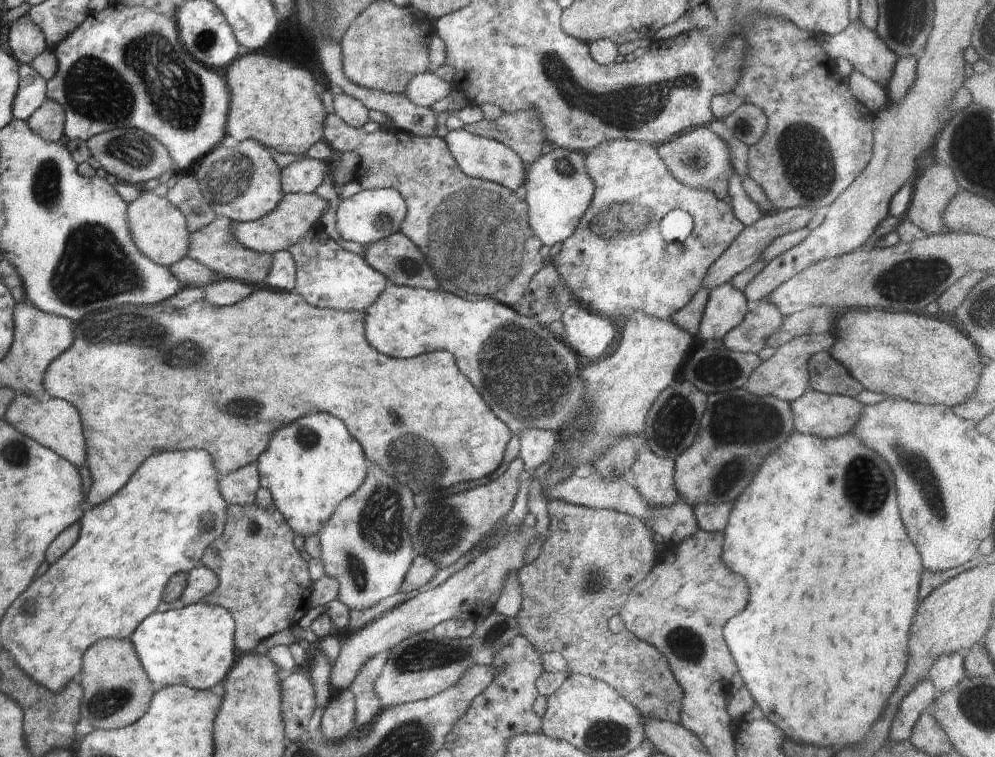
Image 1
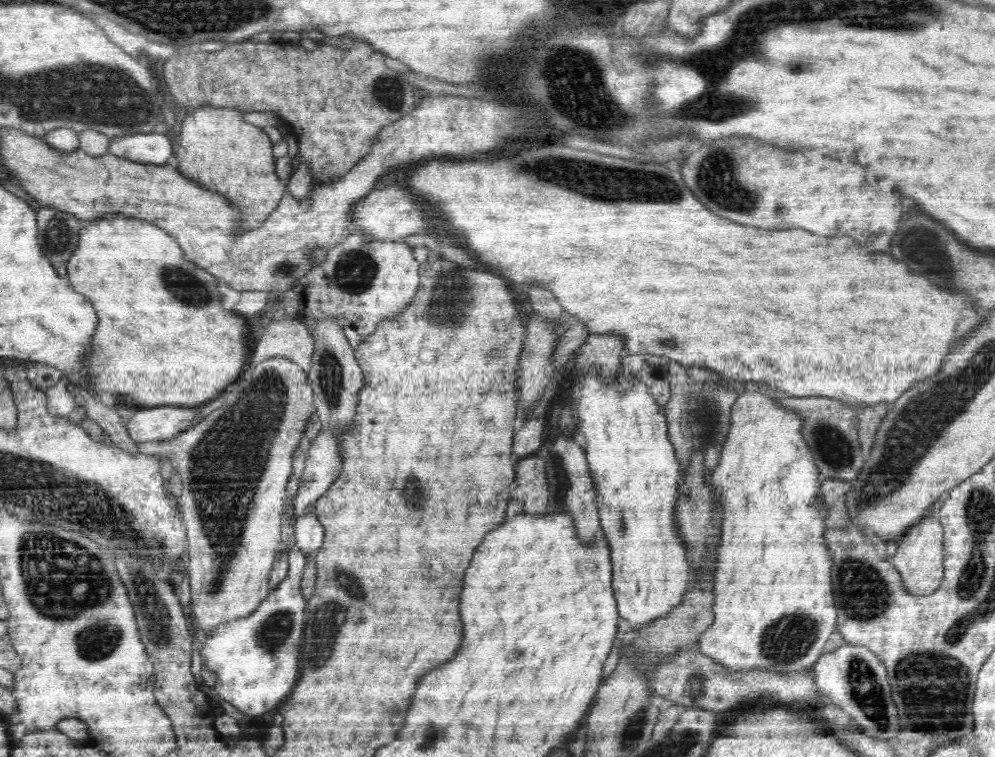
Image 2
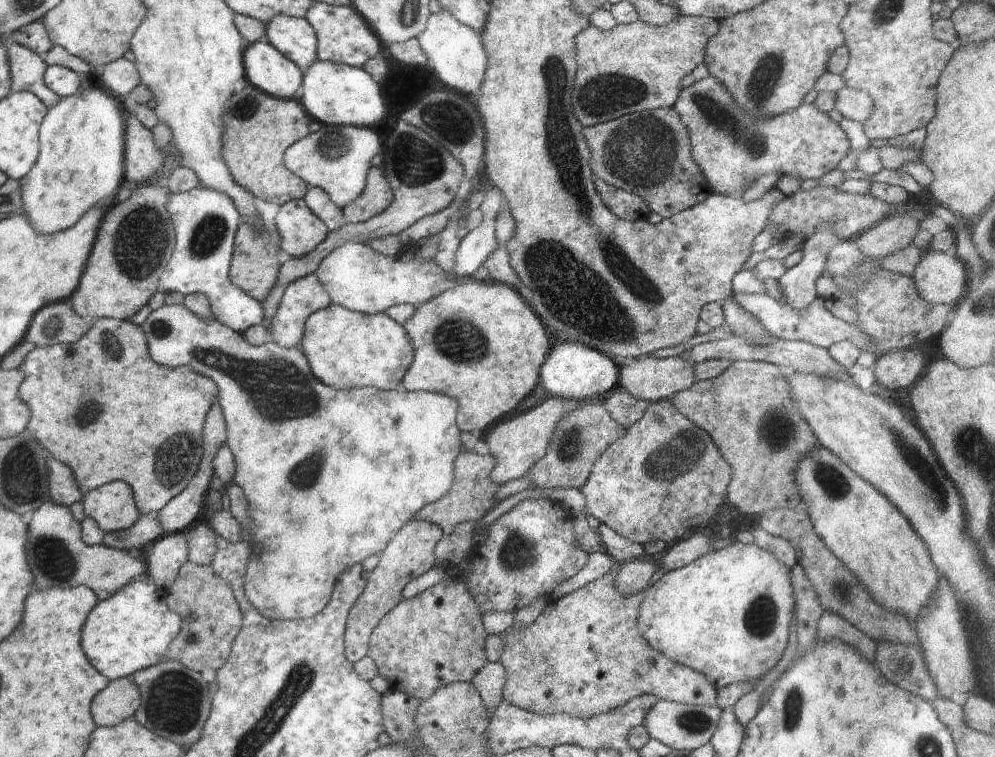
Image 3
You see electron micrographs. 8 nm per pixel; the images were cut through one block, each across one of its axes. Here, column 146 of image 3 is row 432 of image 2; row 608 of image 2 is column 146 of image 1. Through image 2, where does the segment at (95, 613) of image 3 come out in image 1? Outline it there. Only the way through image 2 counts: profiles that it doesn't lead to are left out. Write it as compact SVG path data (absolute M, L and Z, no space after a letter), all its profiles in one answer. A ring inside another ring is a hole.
M193 603L146 616L128 640L135 646L148 679L157 687L183 685L203 691L224 681L235 665L239 653L234 638L235 621L226 608Z

